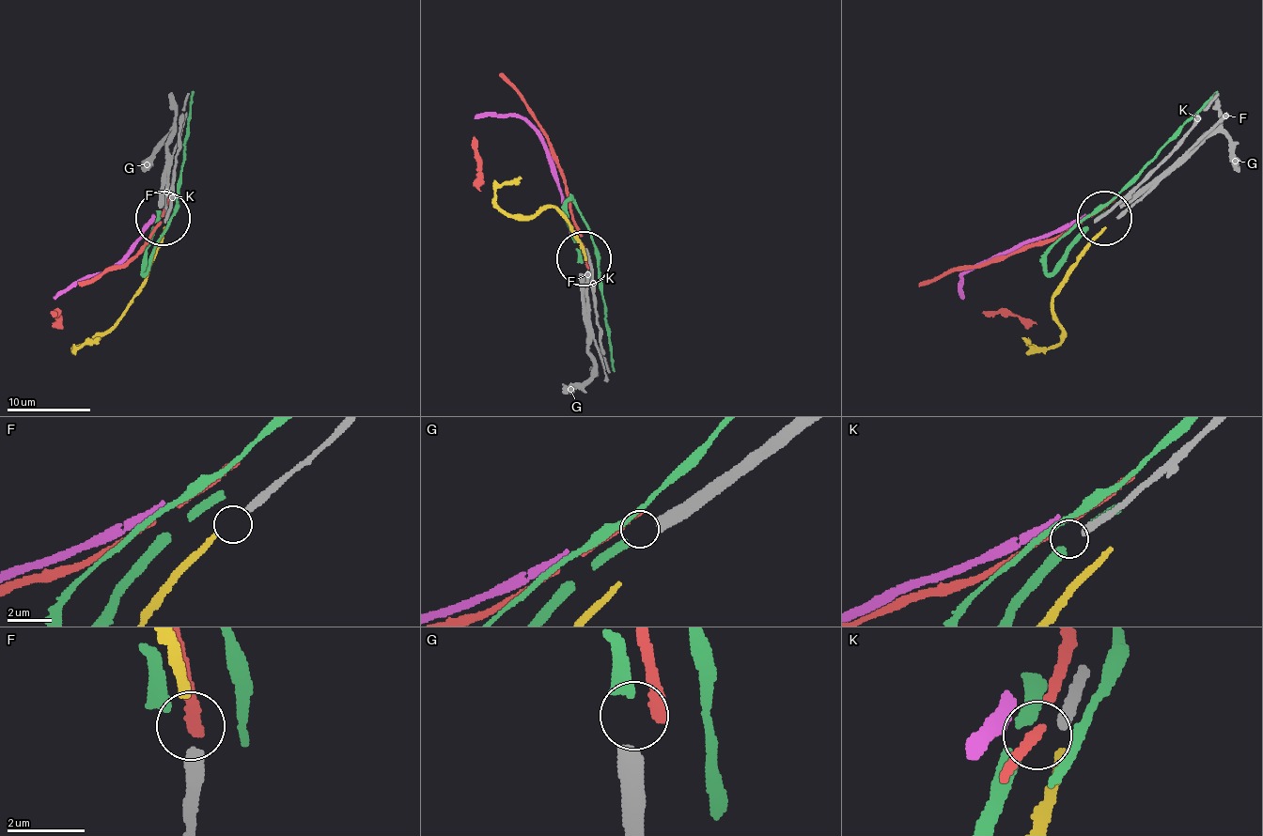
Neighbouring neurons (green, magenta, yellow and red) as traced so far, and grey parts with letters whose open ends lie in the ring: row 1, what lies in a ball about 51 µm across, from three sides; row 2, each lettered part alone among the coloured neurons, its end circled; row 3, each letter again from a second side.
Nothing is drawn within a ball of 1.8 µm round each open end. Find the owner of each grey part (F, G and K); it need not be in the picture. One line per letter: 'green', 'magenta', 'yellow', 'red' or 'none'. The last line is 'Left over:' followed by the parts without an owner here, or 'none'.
F: yellow
G: green
K: none
Left over: K

